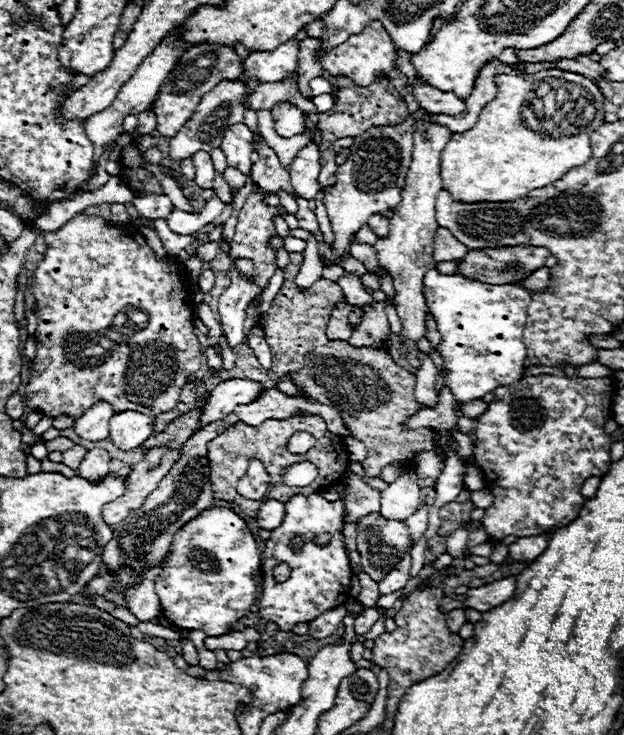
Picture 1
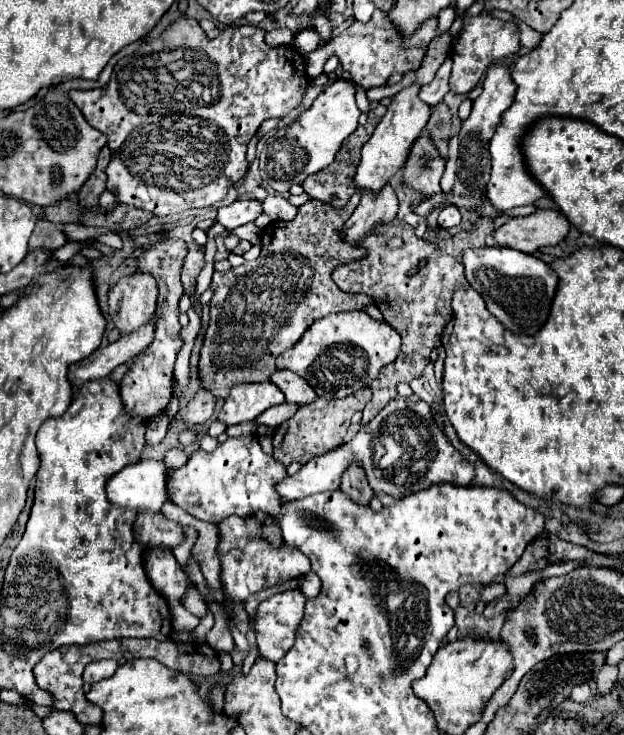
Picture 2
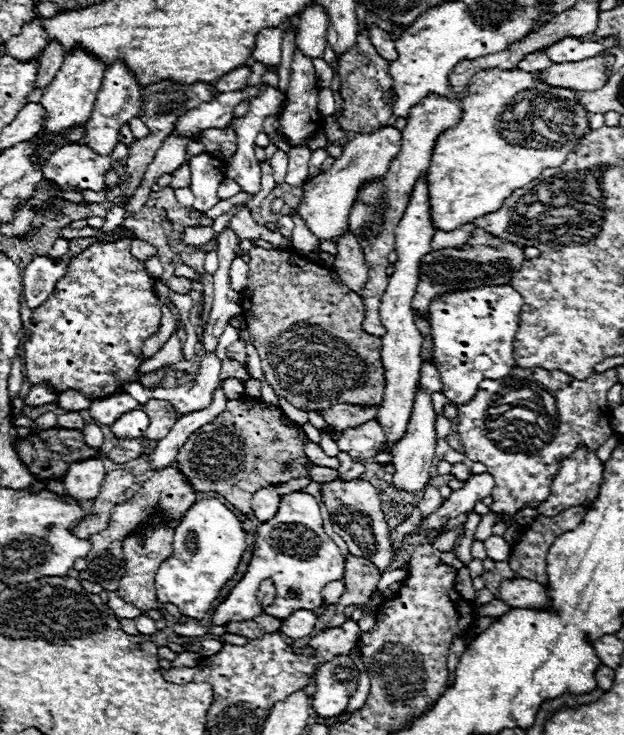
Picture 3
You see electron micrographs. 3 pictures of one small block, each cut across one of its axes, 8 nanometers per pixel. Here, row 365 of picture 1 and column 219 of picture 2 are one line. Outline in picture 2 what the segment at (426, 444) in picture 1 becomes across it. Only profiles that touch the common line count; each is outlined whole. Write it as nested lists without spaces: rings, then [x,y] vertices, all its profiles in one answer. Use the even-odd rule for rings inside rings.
[[[356,192],[344,208],[332,208],[320,200],[308,200],[298,208],[294,220],[276,220],[266,228],[266,248],[254,262],[244,262],[242,266],[230,268],[228,272],[214,272],[210,290],[214,292],[210,300],[210,326],[204,336],[200,350],[200,380],[206,390],[216,398],[226,398],[230,388],[240,382],[266,382],[272,372],[276,372],[274,360],[286,348],[294,346],[302,334],[320,318],[332,312],[364,310],[374,304],[370,296],[342,292],[332,280],[332,270],[340,264],[348,264],[366,256],[362,248],[350,248],[342,238],[342,224],[350,218],[360,194]]]

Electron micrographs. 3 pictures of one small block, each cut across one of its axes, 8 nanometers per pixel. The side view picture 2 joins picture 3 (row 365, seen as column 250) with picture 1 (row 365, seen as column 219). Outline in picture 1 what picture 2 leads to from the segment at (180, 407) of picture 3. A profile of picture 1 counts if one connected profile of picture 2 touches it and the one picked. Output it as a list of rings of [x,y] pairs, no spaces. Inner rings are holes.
[[[208,348],[204,354],[206,354],[206,358],[208,358],[208,366],[210,366],[212,374],[218,376],[218,372],[224,368],[224,366],[222,366],[222,356],[218,356],[218,354],[214,352],[214,348]]]

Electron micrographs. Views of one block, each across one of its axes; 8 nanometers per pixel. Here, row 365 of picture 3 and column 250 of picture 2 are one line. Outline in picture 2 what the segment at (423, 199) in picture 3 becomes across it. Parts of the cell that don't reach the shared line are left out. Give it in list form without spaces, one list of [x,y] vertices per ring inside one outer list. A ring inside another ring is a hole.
[[[272,382],[238,384],[230,390],[224,406],[218,412],[218,420],[224,424],[240,424],[256,420],[264,410],[282,404],[284,394]]]

